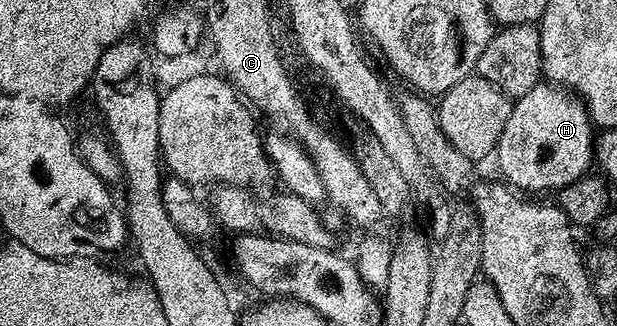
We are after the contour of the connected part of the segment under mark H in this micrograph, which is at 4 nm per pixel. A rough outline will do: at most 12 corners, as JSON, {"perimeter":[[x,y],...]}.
{"perimeter":[[540,80],[496,150],[509,187],[558,192],[589,173],[594,123]]}

